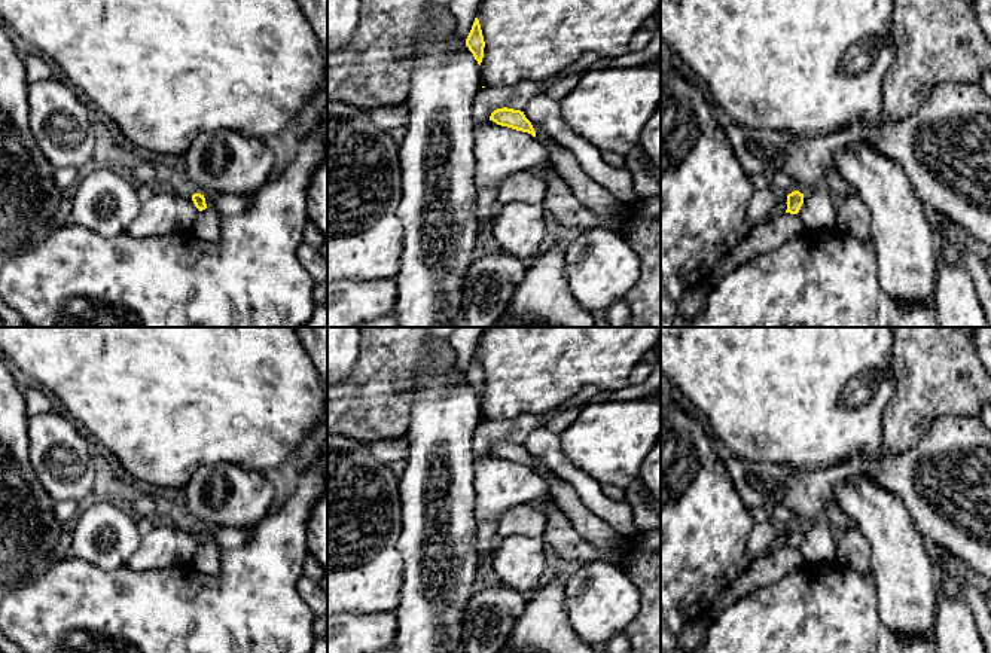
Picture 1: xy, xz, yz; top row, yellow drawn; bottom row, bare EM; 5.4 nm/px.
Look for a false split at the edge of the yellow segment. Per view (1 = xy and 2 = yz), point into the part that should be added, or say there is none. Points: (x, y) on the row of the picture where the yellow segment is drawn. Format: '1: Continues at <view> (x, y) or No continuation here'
1: Continues at xy (209, 200)
2: No continuation here

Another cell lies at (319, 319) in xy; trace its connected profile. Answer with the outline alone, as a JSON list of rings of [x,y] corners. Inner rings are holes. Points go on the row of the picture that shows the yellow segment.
[[[327,299],[314,306],[312,317],[302,327],[327,327]]]

